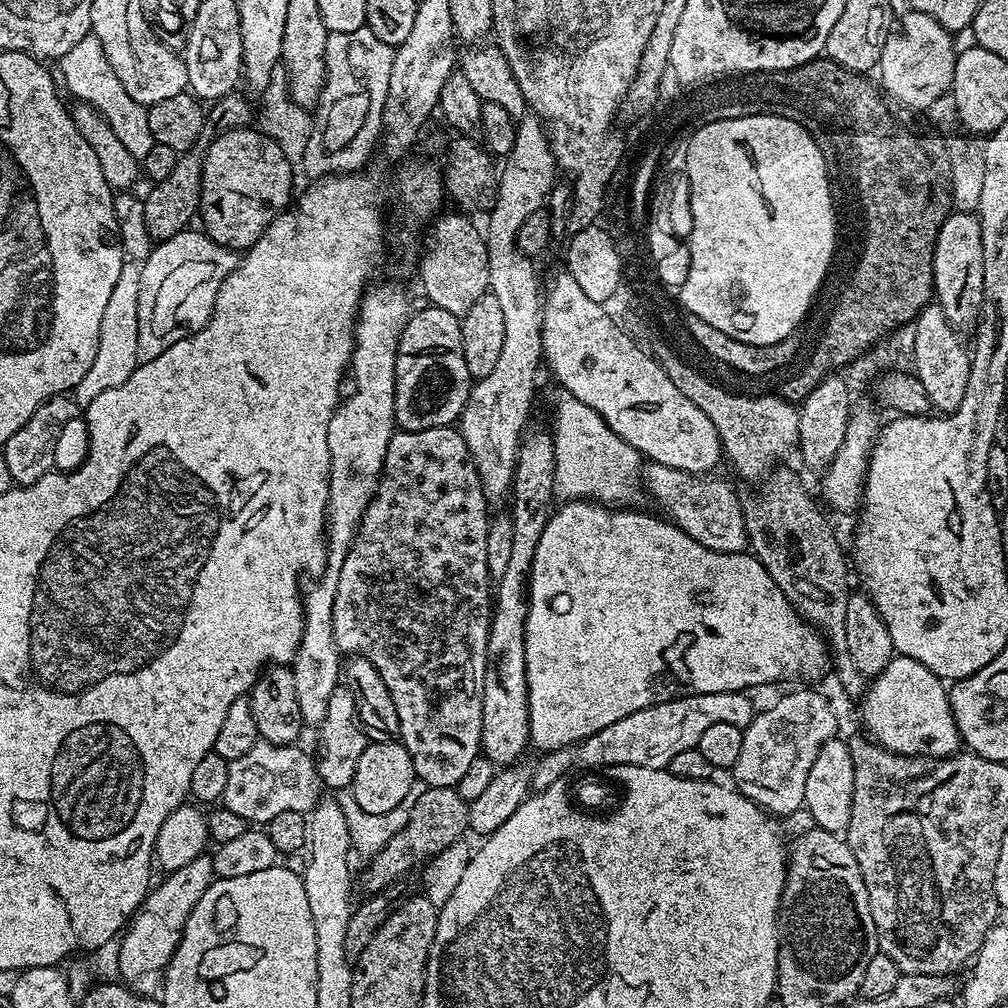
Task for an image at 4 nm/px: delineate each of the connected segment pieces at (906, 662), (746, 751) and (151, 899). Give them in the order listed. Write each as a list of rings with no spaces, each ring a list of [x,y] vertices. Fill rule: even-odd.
[[[893,655],[886,670],[874,677],[862,697],[864,728],[871,739],[899,756],[943,760],[961,751],[960,731],[950,710],[945,681],[914,658]]]
[[[804,686],[801,692],[788,692],[781,700],[774,701],[765,712],[757,711],[753,715],[748,727],[743,729],[744,737],[738,762],[734,762],[730,770],[730,776],[736,779],[736,791],[753,800],[759,808],[773,817],[788,816],[791,812],[804,808],[806,778],[810,774],[810,766],[814,766],[818,750],[822,750],[824,743],[837,735],[836,712],[832,709],[831,702],[822,693],[811,692],[808,688],[811,687]]]
[[[203,854],[194,858],[186,866],[169,871],[165,880],[149,891],[148,897],[140,903],[140,908],[128,921],[118,943],[119,979],[124,987],[140,996],[155,997],[164,982],[164,969],[180,941],[180,933],[188,924],[190,910],[206,894],[213,882],[211,855]]]

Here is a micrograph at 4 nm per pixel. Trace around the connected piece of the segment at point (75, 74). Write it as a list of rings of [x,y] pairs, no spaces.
[[[89,33],[86,38],[82,38],[73,49],[68,50],[61,56],[58,67],[60,67],[60,78],[64,82],[69,92],[81,103],[88,103],[106,118],[111,130],[121,139],[122,146],[135,156],[136,160],[142,161],[148,155],[155,143],[150,131],[148,108],[134,101],[126,88],[118,80],[110,60],[106,58],[105,50],[97,36]]]

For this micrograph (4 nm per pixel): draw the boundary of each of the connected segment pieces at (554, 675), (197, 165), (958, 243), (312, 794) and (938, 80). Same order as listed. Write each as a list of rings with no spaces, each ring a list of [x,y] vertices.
[[[569,500],[569,501],[567,501],[567,502],[564,502],[564,503],[561,503],[561,504],[560,504],[560,505],[559,505],[559,507],[557,507],[557,508],[556,508],[556,509],[555,509],[555,512],[554,512],[554,514],[553,514],[553,515],[552,515],[552,516],[551,516],[551,518],[549,518],[549,520],[548,520],[548,521],[547,521],[547,522],[546,522],[546,526],[545,526],[545,527],[544,527],[544,529],[543,529],[543,530],[542,530],[542,538],[541,538],[541,539],[540,539],[540,541],[539,541],[539,542],[538,542],[538,550],[534,550],[534,562],[533,562],[533,563],[532,563],[532,573],[531,573],[531,574],[530,574],[530,578],[529,578],[529,579],[528,579],[528,617],[527,617],[527,618],[526,618],[526,682],[527,682],[527,683],[528,683],[528,709],[529,709],[529,710],[530,710],[530,744],[531,744],[531,747],[532,747],[532,748],[533,748],[533,749],[535,749],[535,748],[537,748],[537,750],[538,750],[538,751],[537,751],[537,753],[540,753],[540,754],[543,754],[543,753],[546,753],[546,752],[556,752],[556,751],[557,751],[557,750],[559,750],[559,748],[572,748],[572,747],[573,747],[573,746],[576,746],[576,745],[579,745],[579,744],[580,744],[580,743],[581,743],[581,742],[582,742],[582,741],[584,741],[584,740],[585,740],[585,739],[586,739],[586,738],[587,738],[587,737],[588,737],[588,736],[589,736],[589,735],[590,735],[590,734],[594,734],[594,733],[595,733],[595,732],[597,732],[597,731],[598,731],[598,730],[602,730],[602,729],[603,729],[603,728],[605,728],[605,727],[606,727],[606,726],[614,726],[614,722],[618,722],[618,718],[626,718],[626,717],[627,717],[627,716],[629,716],[629,715],[630,715],[630,714],[634,714],[634,713],[635,713],[635,712],[637,712],[637,711],[638,711],[638,710],[646,710],[646,709],[647,709],[647,708],[649,708],[649,707],[650,707],[650,706],[654,706],[654,705],[655,705],[655,704],[661,704],[661,703],[662,703],[662,702],[670,702],[670,701],[671,701],[671,700],[677,700],[677,699],[678,699],[678,698],[682,698],[682,697],[683,697],[683,696],[693,696],[693,695],[694,695],[694,694],[722,694],[722,693],[723,693],[723,692],[743,692],[743,693],[747,693],[747,692],[748,692],[748,691],[749,691],[749,689],[748,689],[748,688],[756,688],[756,687],[758,687],[758,686],[759,686],[759,684],[772,684],[772,683],[774,683],[774,682],[775,682],[775,680],[780,680],[780,679],[784,679],[784,680],[792,680],[792,679],[794,679],[794,678],[795,678],[795,676],[801,676],[801,678],[802,678],[802,679],[804,679],[804,682],[812,682],[812,681],[808,681],[808,680],[816,680],[816,679],[818,679],[818,678],[819,678],[819,676],[820,676],[820,668],[824,668],[824,667],[826,667],[826,666],[827,666],[827,664],[828,664],[828,667],[829,667],[829,664],[830,664],[830,652],[829,652],[829,649],[828,649],[828,648],[827,648],[827,647],[826,647],[826,641],[825,641],[825,639],[824,639],[824,637],[823,637],[823,635],[821,635],[821,633],[820,633],[820,632],[819,632],[819,631],[817,631],[817,629],[816,629],[816,628],[815,628],[815,627],[813,627],[813,625],[812,625],[812,624],[811,624],[811,623],[809,623],[809,621],[808,621],[808,620],[807,620],[807,619],[805,619],[805,617],[803,617],[803,616],[801,616],[801,615],[800,615],[800,613],[799,613],[799,612],[797,612],[797,610],[796,610],[796,608],[795,608],[795,607],[794,607],[794,606],[793,606],[793,604],[791,604],[791,602],[789,602],[789,600],[788,600],[788,599],[787,599],[787,598],[785,598],[785,596],[784,596],[784,595],[783,595],[783,594],[782,594],[782,590],[778,590],[778,582],[774,582],[774,578],[770,578],[770,574],[769,574],[769,573],[768,573],[768,572],[765,572],[765,571],[764,571],[764,567],[763,567],[763,566],[762,566],[762,562],[758,562],[758,558],[757,558],[757,557],[756,557],[756,556],[754,556],[754,555],[752,555],[752,553],[751,553],[751,551],[748,551],[748,550],[745,550],[745,551],[742,551],[742,552],[719,552],[719,551],[718,551],[718,550],[710,550],[710,549],[709,549],[709,548],[707,548],[707,547],[706,547],[706,546],[702,546],[702,542],[694,542],[694,538],[690,538],[690,534],[686,534],[686,533],[685,533],[685,532],[683,532],[683,531],[682,531],[682,529],[681,529],[681,528],[679,528],[679,526],[678,526],[678,525],[676,525],[676,524],[673,524],[673,523],[672,523],[672,521],[671,521],[671,520],[669,520],[669,519],[667,519],[667,518],[665,518],[665,517],[664,517],[664,516],[663,516],[663,515],[660,515],[660,516],[661,516],[661,517],[660,517],[660,516],[651,516],[651,514],[650,514],[650,513],[648,513],[648,512],[628,512],[628,511],[632,511],[632,510],[625,510],[625,509],[624,509],[624,508],[623,508],[623,507],[620,507],[620,506],[609,506],[609,505],[607,505],[607,504],[595,504],[595,503],[593,503],[593,501],[591,501],[591,500]]]
[[[239,91],[231,92],[229,96],[215,101],[207,109],[204,128],[200,136],[185,152],[179,153],[174,170],[162,181],[151,185],[148,197],[143,197],[145,210],[145,226],[149,232],[149,238],[153,242],[159,242],[166,238],[174,238],[174,234],[185,231],[193,219],[197,219],[200,210],[200,195],[202,194],[202,170],[206,150],[211,146],[212,141],[221,132],[229,128],[247,128],[254,120],[254,104],[246,97],[240,96]]]
[[[953,211],[942,222],[934,246],[934,300],[957,330],[975,329],[984,293],[982,226],[976,212]]]
[[[257,739],[249,753],[242,754],[240,758],[229,761],[226,788],[223,790],[221,803],[223,807],[242,817],[250,824],[260,822],[267,824],[275,815],[282,814],[283,811],[293,811],[294,813],[307,814],[311,812],[313,806],[318,802],[316,788],[318,789],[318,777],[316,765],[313,757],[300,748],[301,745],[281,745],[268,743],[265,740]]]
[[[908,10],[899,17],[898,23],[889,32],[886,46],[882,46],[882,58],[878,65],[879,87],[896,104],[905,104],[908,108],[928,108],[931,104],[938,103],[943,96],[949,95],[956,54],[953,33],[934,22],[930,14]]]

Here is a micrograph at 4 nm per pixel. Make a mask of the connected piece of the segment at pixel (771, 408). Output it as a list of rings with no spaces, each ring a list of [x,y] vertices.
[[[680,368],[678,372],[672,372],[668,376],[710,422],[714,422],[714,430],[720,435],[720,447],[726,460],[732,463],[737,474],[744,480],[749,480],[753,486],[767,481],[773,475],[772,467],[800,443],[798,434],[798,418],[800,410],[797,405],[791,404],[782,397],[772,395],[749,395],[745,399],[737,399],[737,396],[725,395],[725,392],[717,391],[716,387],[704,383],[695,373]]]

